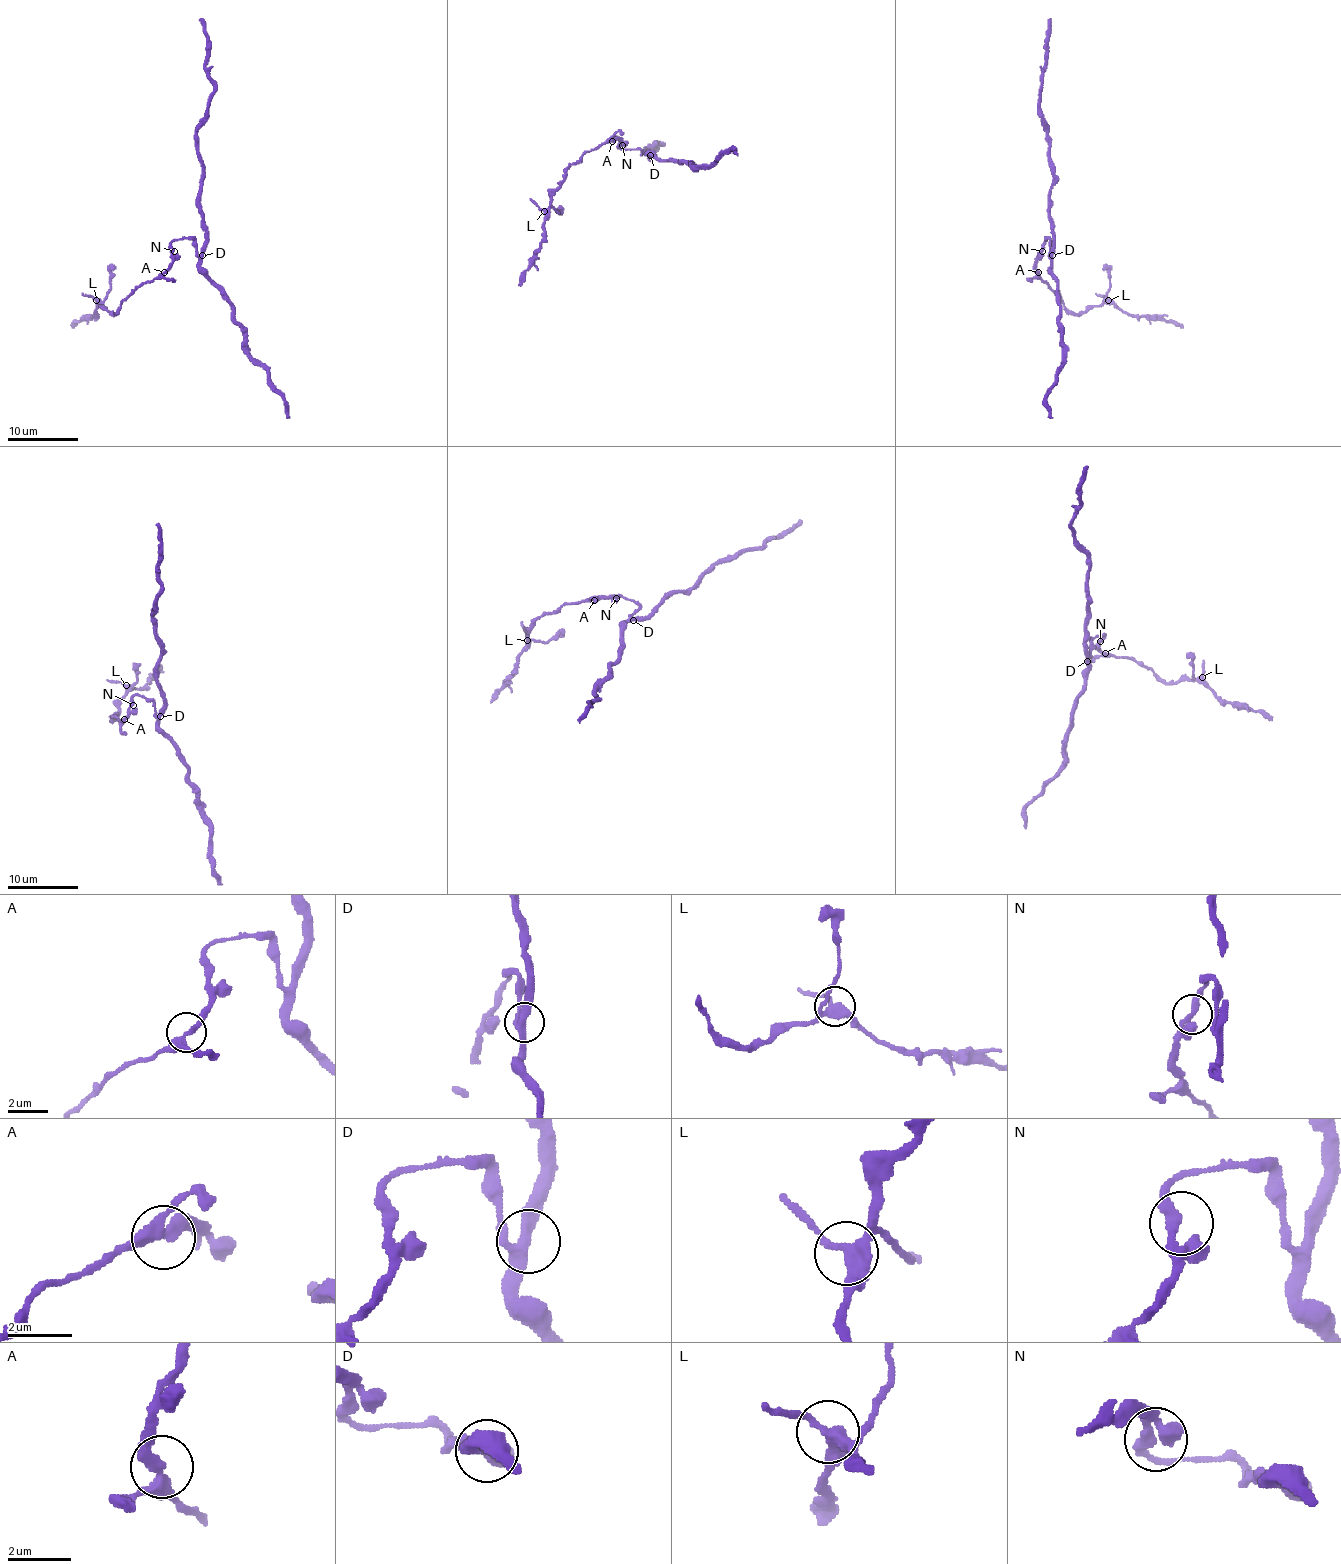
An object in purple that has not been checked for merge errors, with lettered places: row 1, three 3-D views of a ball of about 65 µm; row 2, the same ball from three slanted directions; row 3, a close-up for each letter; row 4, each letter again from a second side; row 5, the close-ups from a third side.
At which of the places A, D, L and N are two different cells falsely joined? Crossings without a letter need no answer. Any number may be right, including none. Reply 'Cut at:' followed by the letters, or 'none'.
Cut at: none

